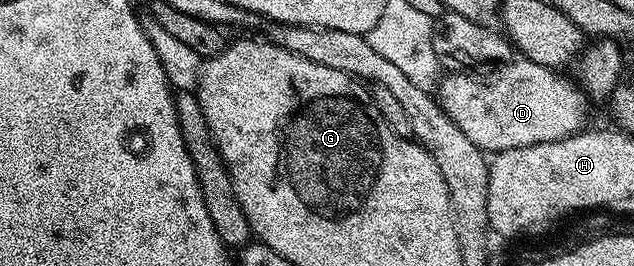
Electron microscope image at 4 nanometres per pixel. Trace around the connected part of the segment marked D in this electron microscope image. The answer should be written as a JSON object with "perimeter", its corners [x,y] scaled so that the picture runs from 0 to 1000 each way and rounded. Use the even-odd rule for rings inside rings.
{"perimeter":[[[826,211],[789,252],[782,278],[779,308],[757,308],[740,271],[708,271],[692,308],[694,398],[724,481],[730,481],[737,526],[756,560],[782,571],[825,556],[888,526],[924,485],[923,440],[932,383],[909,305],[896,308],[874,259],[844,241]]]}

